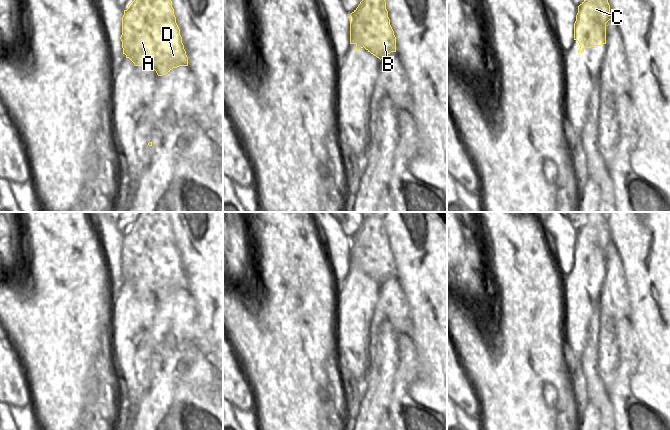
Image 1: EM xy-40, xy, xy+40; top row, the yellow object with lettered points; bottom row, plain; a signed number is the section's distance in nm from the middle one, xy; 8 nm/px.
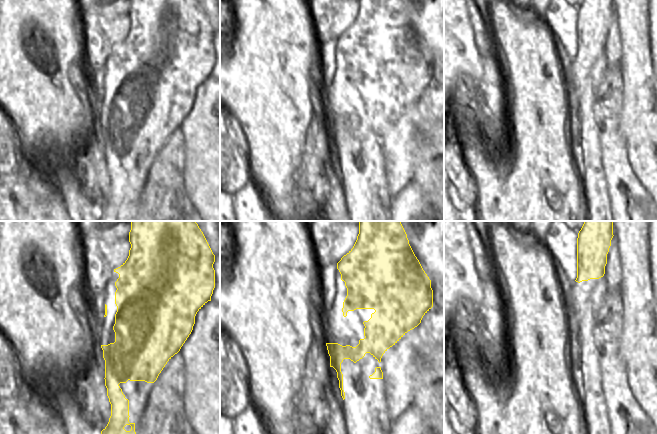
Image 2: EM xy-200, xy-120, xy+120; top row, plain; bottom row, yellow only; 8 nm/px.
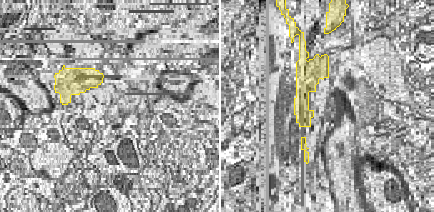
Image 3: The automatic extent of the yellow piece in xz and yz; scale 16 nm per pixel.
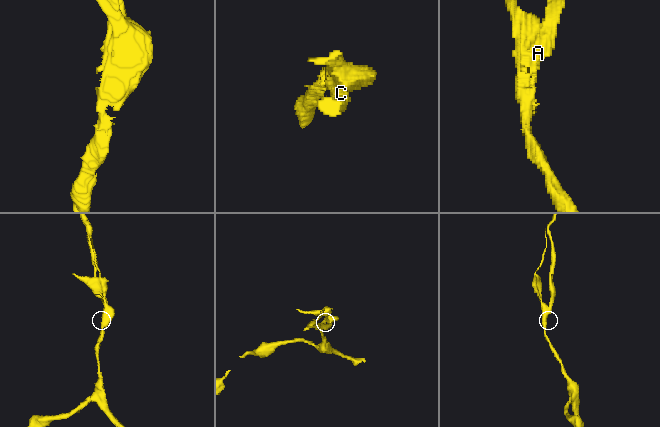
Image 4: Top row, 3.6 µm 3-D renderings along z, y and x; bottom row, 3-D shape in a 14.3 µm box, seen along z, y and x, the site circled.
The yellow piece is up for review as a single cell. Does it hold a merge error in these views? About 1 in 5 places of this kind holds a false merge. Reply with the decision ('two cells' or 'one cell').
two cells

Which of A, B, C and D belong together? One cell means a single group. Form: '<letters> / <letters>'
A B D / C

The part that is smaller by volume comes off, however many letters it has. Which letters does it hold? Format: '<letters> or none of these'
C.

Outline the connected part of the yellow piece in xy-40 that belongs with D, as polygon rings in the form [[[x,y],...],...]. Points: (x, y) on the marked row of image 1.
[[[134,0],[124,10],[122,17],[123,54],[135,66],[149,66],[158,76],[163,76],[173,68],[188,66],[188,57],[182,43],[180,29],[176,23],[171,0]]]

